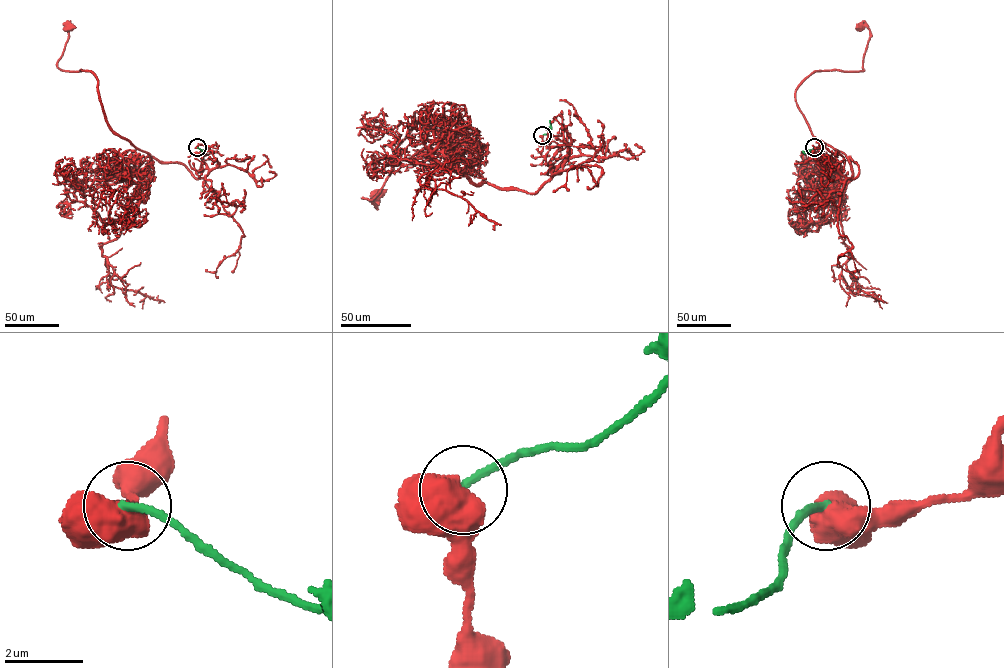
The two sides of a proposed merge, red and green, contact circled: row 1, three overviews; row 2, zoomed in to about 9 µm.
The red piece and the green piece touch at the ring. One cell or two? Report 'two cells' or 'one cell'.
two cells

